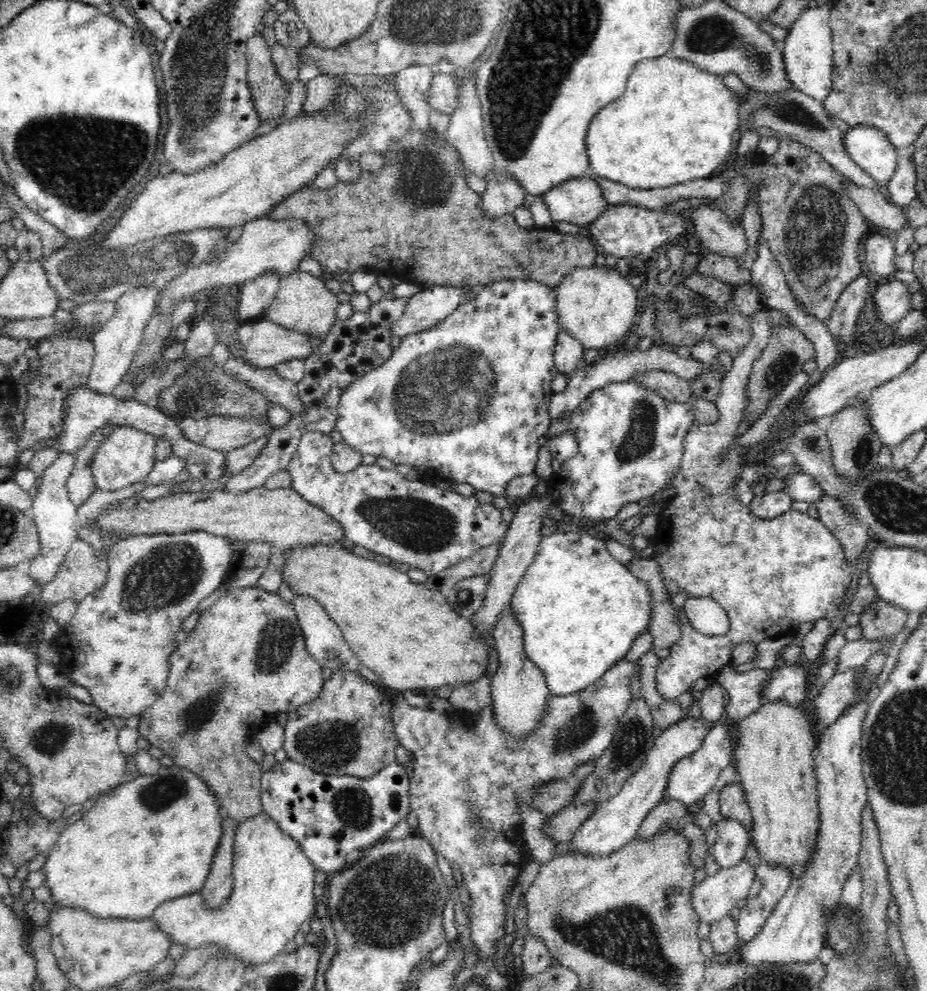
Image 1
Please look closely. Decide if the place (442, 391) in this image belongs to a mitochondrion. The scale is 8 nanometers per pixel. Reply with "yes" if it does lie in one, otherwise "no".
yes

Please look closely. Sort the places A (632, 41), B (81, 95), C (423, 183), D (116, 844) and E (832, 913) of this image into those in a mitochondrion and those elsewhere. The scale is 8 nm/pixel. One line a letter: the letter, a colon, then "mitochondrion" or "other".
A: other
B: other
C: mitochondrion
D: other
E: other

